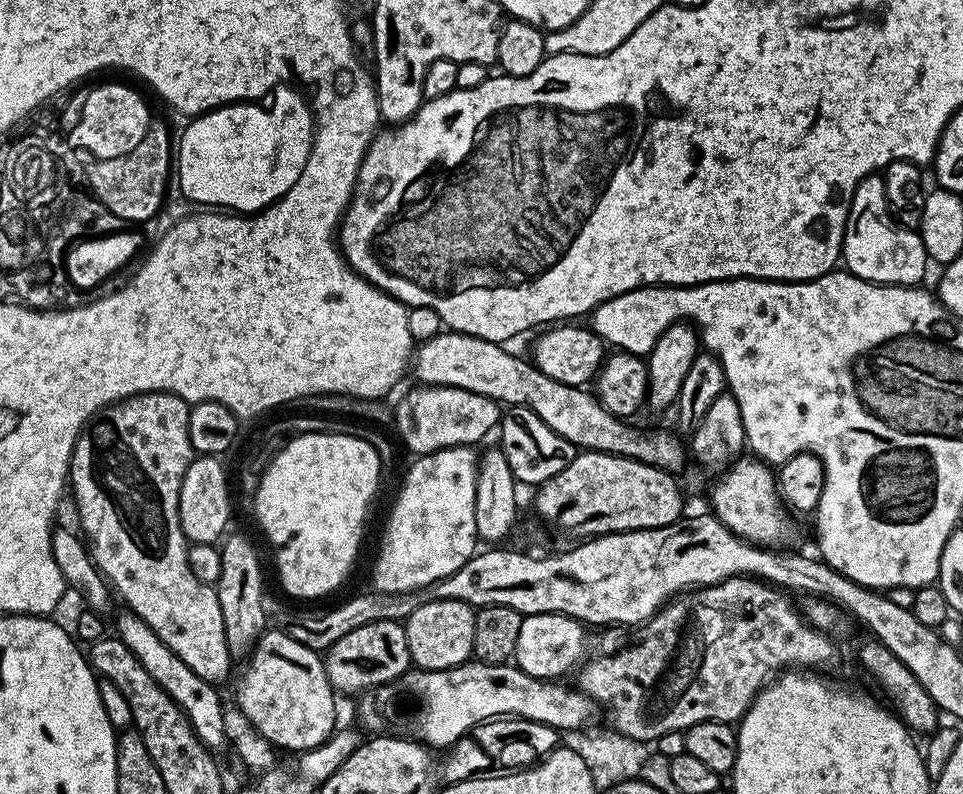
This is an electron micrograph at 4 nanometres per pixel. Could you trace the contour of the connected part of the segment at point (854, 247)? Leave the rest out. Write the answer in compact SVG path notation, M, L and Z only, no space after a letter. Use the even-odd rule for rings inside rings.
M883 175L867 176L854 190L854 198L848 207L848 221L844 231L842 264L852 275L870 281L871 284L916 286L921 283L924 271L930 268L926 246L919 231L895 224L888 206Z

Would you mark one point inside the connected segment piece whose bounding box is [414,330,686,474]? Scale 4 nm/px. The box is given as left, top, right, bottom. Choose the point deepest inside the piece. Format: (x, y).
(455, 360)

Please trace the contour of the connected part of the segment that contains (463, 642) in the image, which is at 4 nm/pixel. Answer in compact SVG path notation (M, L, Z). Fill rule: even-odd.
M435 600L418 606L418 610L403 621L413 665L425 672L447 672L459 664L469 663L474 646L475 617L476 609L471 604L457 600Z

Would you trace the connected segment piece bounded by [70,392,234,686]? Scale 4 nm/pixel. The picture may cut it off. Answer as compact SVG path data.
M143 392L125 400L119 400L116 404L109 404L107 408L96 413L85 424L84 429L80 432L80 437L76 440L76 449L72 451L70 496L72 492L73 498L76 499L76 512L80 515L81 529L79 528L79 531L82 533L83 539L90 545L92 560L100 569L100 573L104 575L104 579L114 589L115 595L119 599L121 596L128 603L125 604L127 611L142 618L142 622L146 622L146 626L150 626L150 630L154 630L154 634L158 634L158 638L162 638L162 642L166 642L166 646L170 646L170 650L174 650L174 654L178 654L178 658L182 658L182 662L186 662L186 666L190 666L190 670L194 670L194 674L198 674L198 678L206 678L206 682L220 686L227 678L228 671L234 667L232 655L226 646L226 630L222 626L222 606L218 606L218 594L215 587L206 582L198 582L198 578L194 578L194 570L190 570L188 561L190 542L184 537L184 531L180 525L180 487L182 478L194 459L188 433L189 407L187 400L178 398L169 392Z

